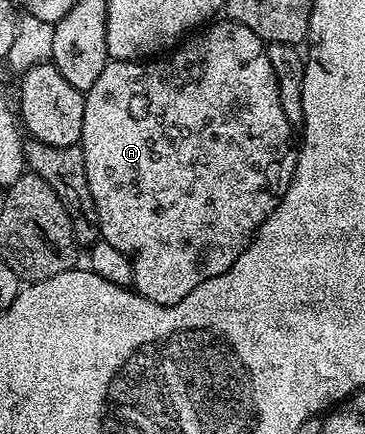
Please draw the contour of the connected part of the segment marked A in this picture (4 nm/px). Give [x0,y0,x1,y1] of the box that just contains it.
[80,21,298,307]

